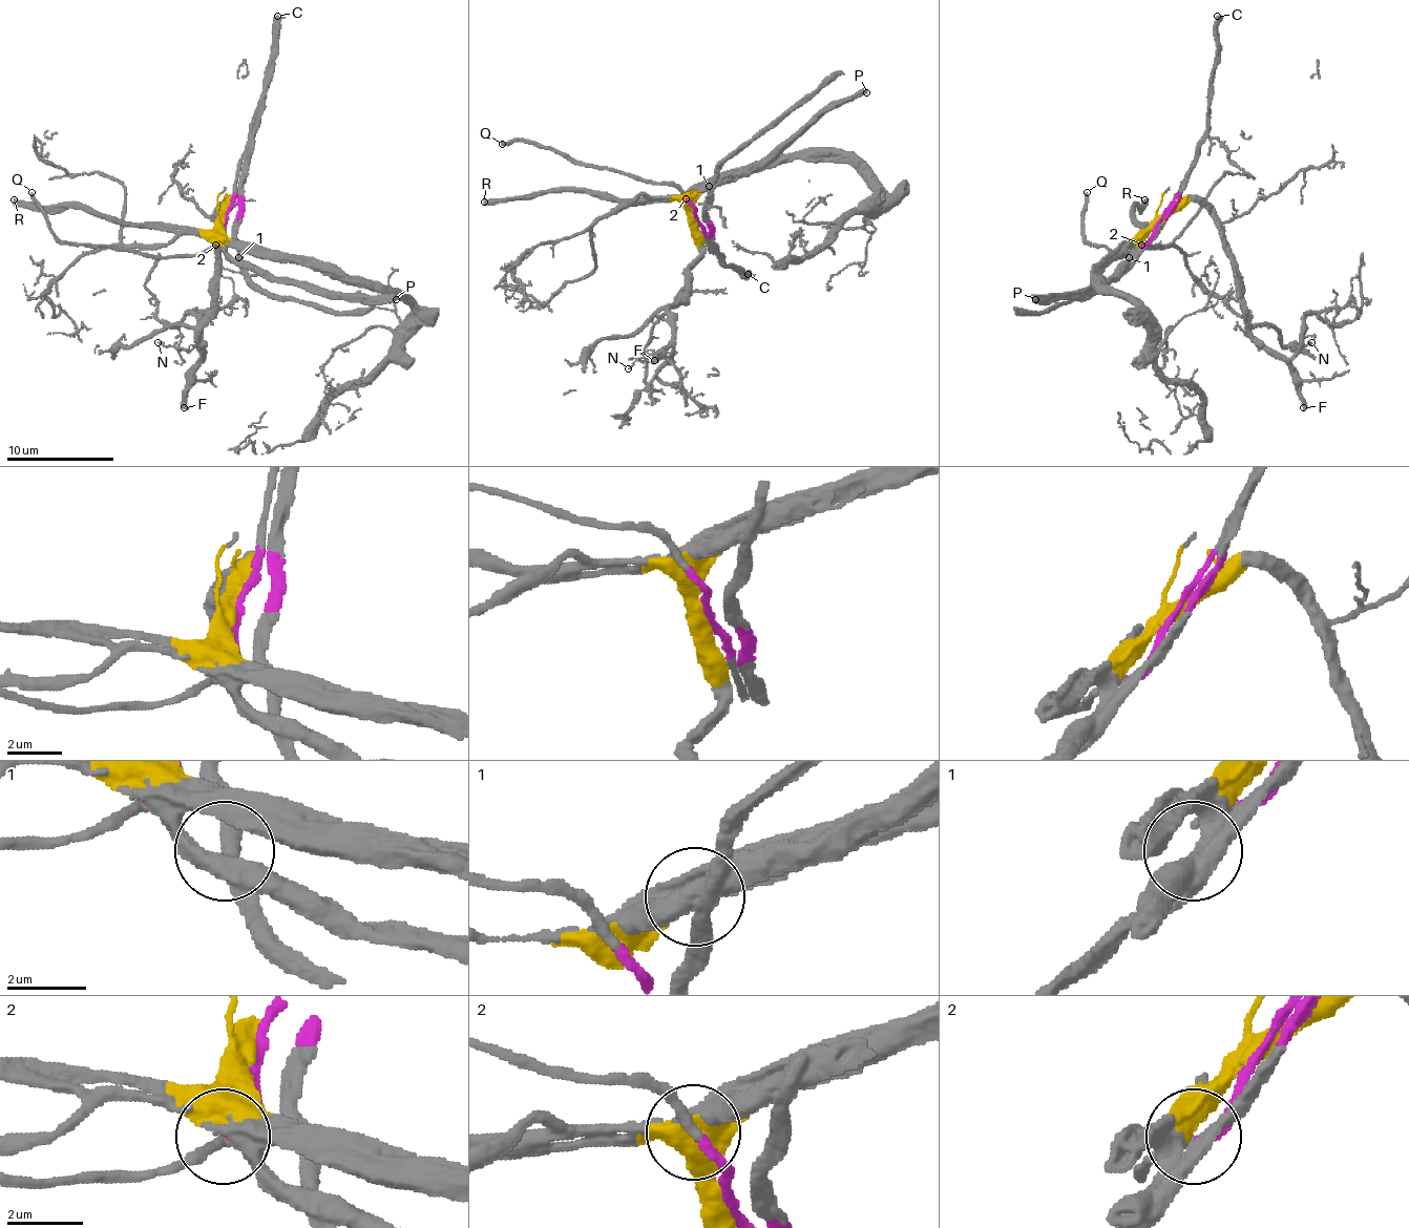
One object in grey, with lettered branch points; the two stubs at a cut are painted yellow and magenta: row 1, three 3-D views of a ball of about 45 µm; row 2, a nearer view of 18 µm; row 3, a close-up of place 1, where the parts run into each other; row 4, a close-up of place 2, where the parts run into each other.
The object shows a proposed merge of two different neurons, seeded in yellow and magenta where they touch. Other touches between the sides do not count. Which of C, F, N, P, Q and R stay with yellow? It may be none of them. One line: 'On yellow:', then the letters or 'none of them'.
On yellow: F, N, P, R

